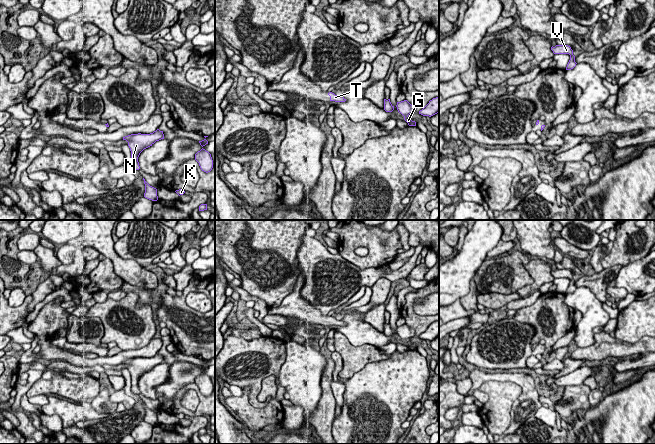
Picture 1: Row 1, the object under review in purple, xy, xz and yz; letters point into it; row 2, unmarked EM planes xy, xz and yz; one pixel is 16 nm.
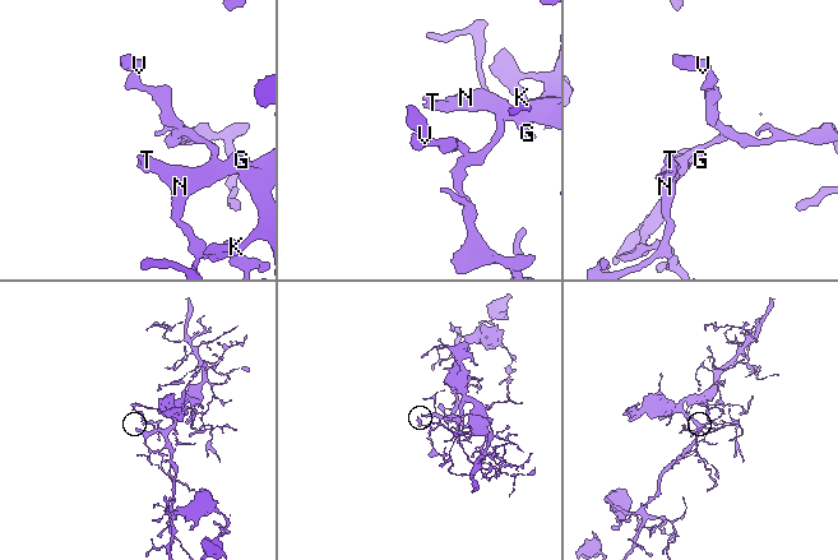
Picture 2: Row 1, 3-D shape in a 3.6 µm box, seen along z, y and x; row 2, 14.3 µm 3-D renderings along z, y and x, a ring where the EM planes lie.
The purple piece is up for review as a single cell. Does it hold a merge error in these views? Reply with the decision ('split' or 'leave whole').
leave whole

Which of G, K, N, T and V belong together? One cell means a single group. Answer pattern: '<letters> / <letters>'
G K N T V

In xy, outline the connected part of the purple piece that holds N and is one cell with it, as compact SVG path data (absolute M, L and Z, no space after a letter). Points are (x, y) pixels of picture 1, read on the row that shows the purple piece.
M159 129L150 134L138 133L123 137L123 140L126 140L128 142L128 146L131 151L131 167L133 170L140 169L138 162L140 153L161 139L164 139L164 134L163 131L160 131Z

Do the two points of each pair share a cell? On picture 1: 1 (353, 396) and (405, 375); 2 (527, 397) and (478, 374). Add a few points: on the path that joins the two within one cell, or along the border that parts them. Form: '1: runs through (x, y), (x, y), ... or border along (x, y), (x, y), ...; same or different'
1: runs through (366, 392), (384, 392), (392, 387); same
2: runs through (522, 383), (516, 377), (492, 376); same

